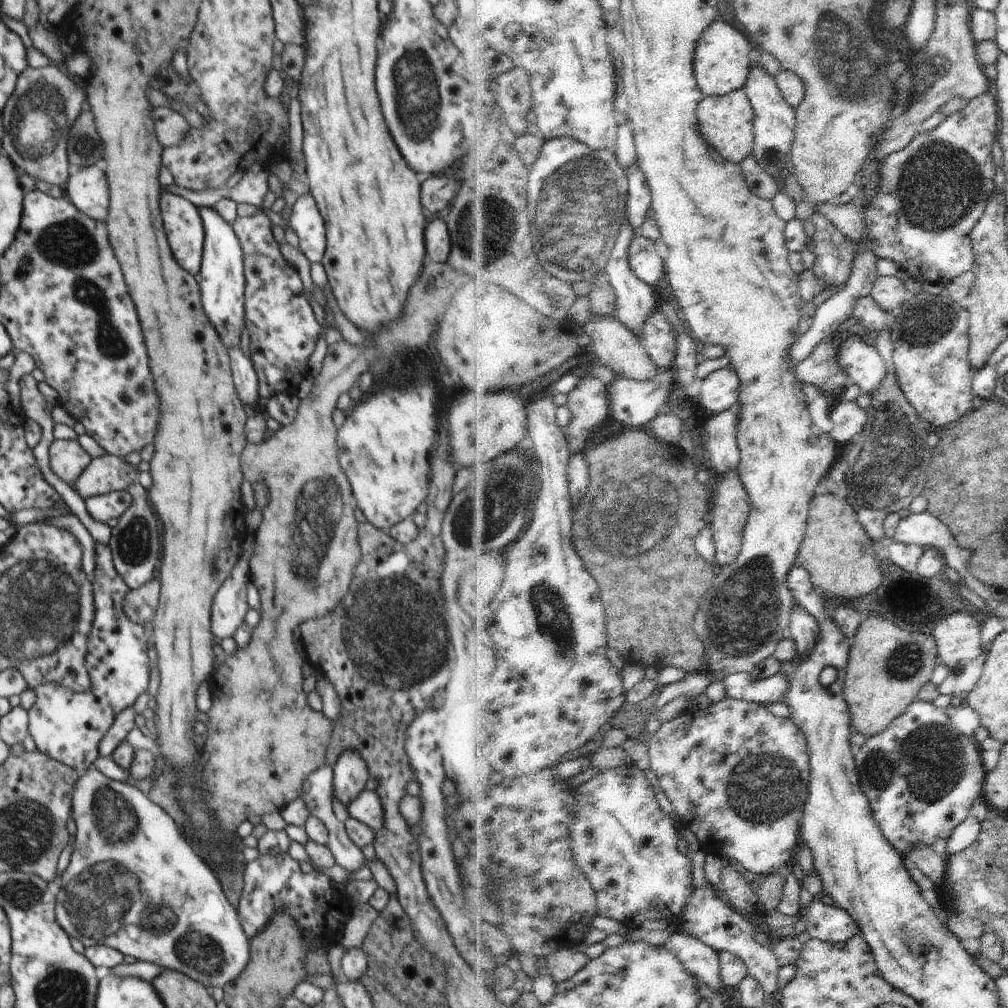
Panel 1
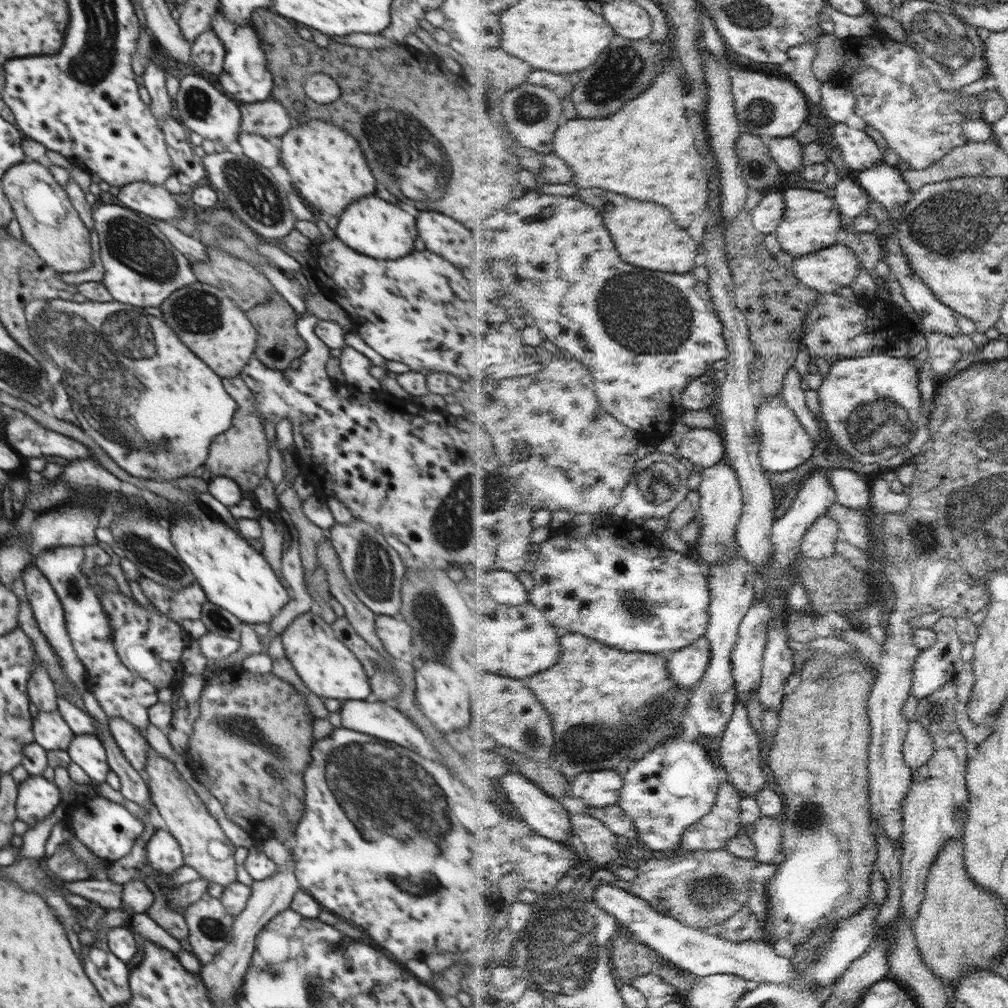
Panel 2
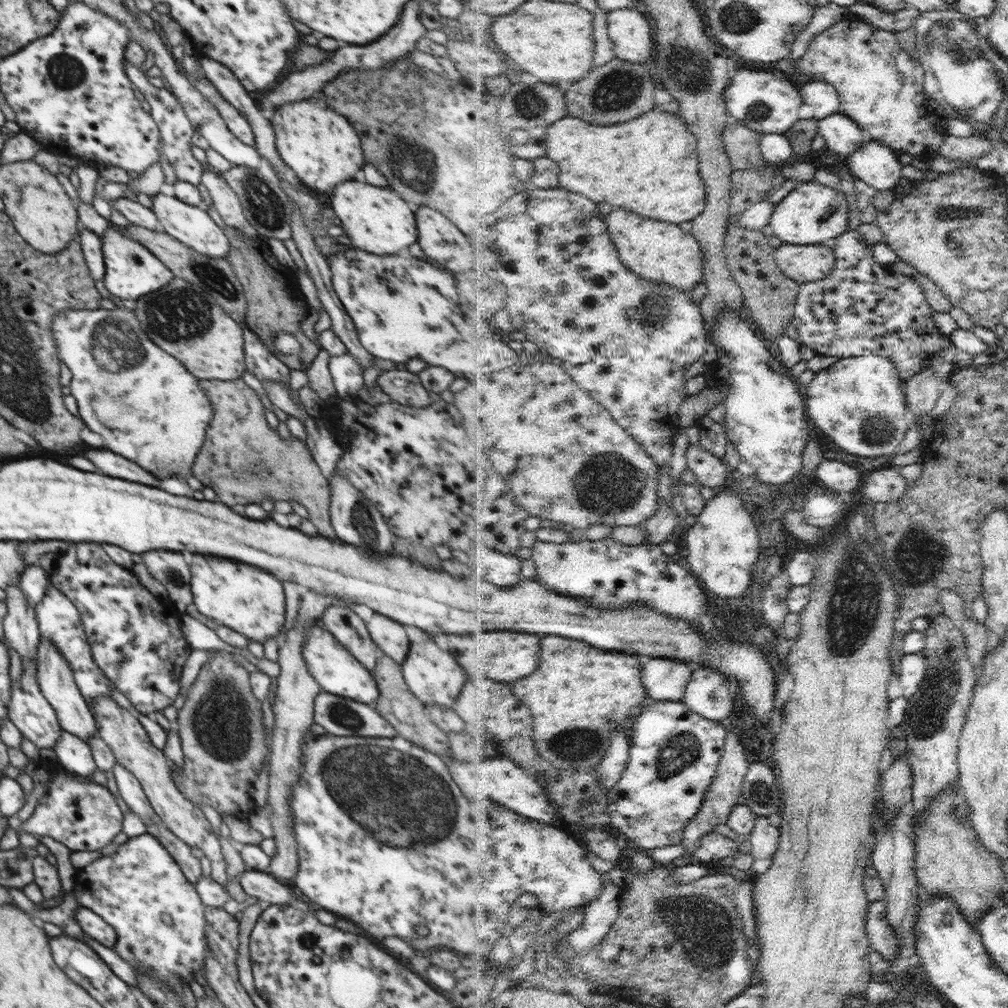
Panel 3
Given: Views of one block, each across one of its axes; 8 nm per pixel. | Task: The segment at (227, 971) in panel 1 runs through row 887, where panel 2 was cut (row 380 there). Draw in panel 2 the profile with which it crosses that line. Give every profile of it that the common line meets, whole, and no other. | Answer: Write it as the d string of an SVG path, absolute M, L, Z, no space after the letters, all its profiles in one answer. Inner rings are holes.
M40 298L26 304L25 317L42 360L60 370L60 382L69 396L80 428L132 476L156 481L191 476L192 470L204 464L212 439L232 425L238 406L224 388L222 378L194 356L164 320L144 314L142 308L118 301L78 303L62 298Z

